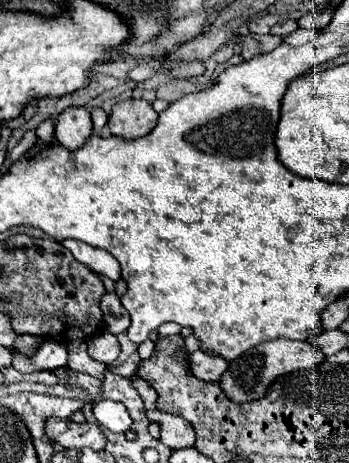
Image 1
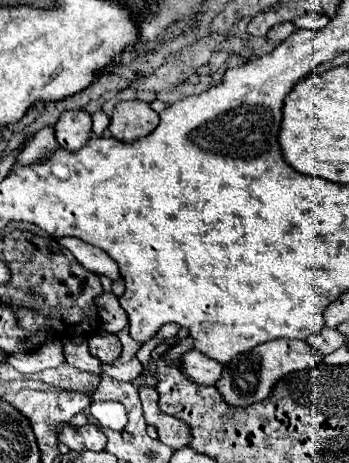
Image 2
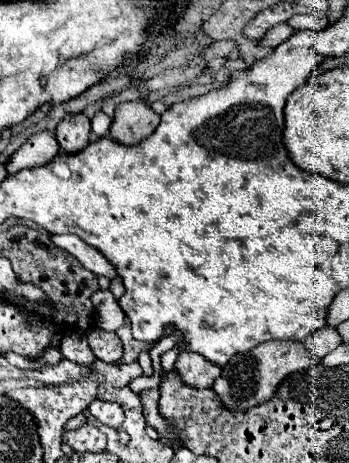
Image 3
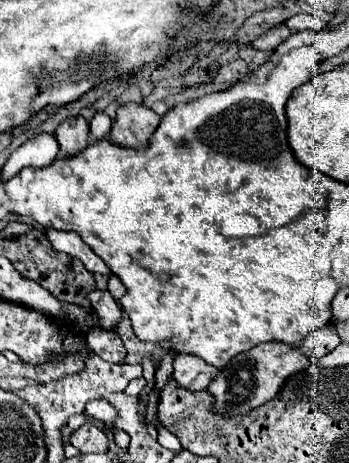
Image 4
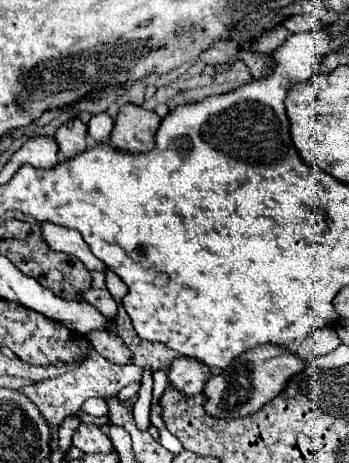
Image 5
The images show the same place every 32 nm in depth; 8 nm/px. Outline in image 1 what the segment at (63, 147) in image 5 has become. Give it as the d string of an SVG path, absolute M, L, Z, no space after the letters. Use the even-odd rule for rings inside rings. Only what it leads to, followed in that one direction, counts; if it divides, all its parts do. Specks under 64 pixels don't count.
M82 106L66 108L54 126L56 140L70 150L78 150L92 134L92 120L90 112Z

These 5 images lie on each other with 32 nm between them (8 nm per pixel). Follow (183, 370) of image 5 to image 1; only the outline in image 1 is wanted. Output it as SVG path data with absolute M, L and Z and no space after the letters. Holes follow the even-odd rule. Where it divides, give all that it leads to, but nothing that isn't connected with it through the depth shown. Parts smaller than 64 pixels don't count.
M200 350L188 354L188 368L190 374L204 382L218 382L222 372L228 368L226 360L216 360L216 356L208 356Z

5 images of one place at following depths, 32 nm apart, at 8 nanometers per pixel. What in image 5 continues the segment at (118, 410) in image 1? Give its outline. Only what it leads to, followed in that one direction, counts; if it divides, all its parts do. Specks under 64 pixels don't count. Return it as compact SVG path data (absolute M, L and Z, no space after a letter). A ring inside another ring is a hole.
M88 398L88 400L82 404L82 412L92 414L92 416L104 416L104 414L108 414L106 400L102 400L102 398Z

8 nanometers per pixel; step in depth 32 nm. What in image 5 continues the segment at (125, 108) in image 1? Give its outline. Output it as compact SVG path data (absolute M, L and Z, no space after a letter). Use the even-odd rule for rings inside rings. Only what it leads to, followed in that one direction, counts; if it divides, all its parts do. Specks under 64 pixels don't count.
M126 104L118 112L110 144L122 152L150 152L156 146L154 134L158 126L160 118L154 112L144 110L142 106Z

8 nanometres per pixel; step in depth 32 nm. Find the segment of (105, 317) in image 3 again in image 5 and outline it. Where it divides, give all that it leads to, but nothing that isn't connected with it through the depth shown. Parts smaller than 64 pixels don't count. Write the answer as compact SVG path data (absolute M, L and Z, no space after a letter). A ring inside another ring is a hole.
M90 288L90 290L84 290L80 292L82 300L86 300L88 304L96 306L100 312L104 312L104 316L112 316L112 320L116 318L116 300L110 296L110 292L106 288L102 290L96 290L96 288Z

